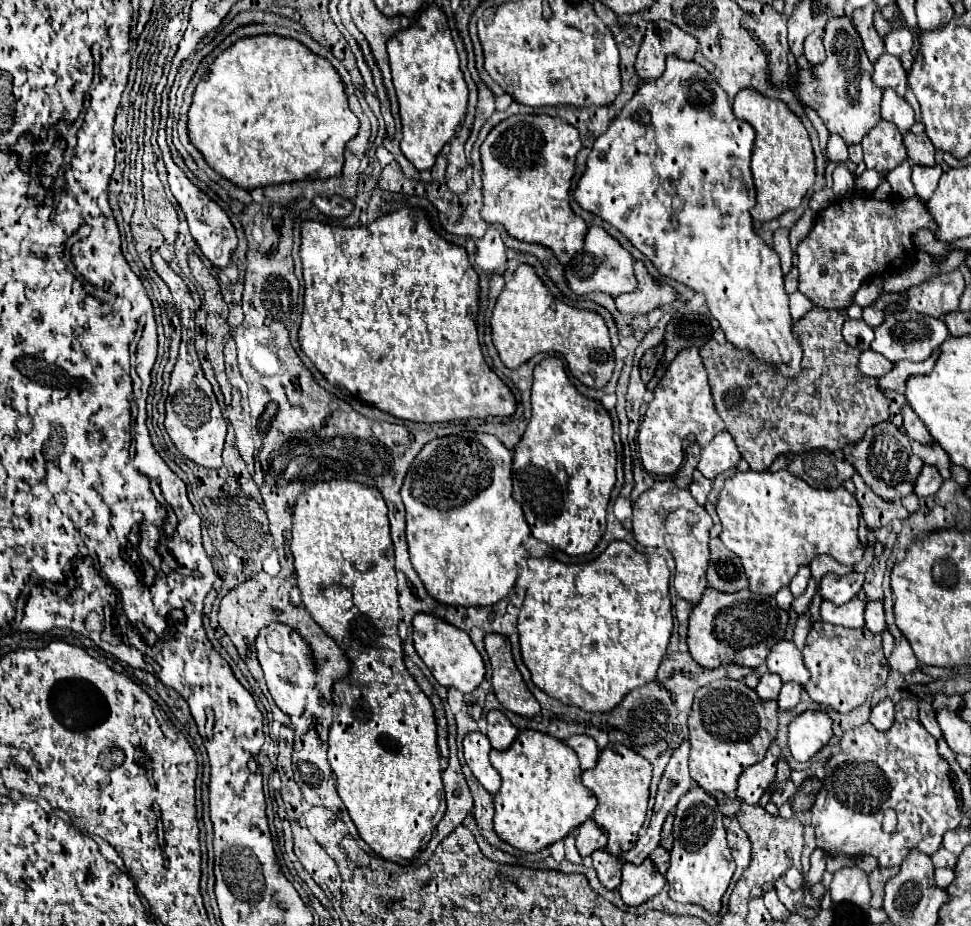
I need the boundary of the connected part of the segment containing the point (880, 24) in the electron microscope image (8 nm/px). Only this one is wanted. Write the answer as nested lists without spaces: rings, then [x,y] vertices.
[[[878,9],[874,14],[874,26],[881,37],[884,37],[887,32],[893,29],[902,29],[904,26],[900,21],[890,23],[883,18],[880,10]]]

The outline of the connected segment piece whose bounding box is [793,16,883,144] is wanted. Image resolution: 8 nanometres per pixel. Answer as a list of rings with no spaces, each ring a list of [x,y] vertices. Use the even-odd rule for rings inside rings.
[[[841,16],[827,22],[825,28],[827,58],[809,70],[797,68],[795,92],[801,104],[813,108],[831,134],[839,134],[847,144],[859,144],[863,136],[881,120],[879,102],[883,90],[871,82],[873,64],[863,52],[863,44],[849,16]]]

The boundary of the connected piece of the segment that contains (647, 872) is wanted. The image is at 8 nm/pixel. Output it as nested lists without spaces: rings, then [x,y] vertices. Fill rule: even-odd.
[[[645,860],[641,866],[623,864],[623,878],[619,886],[619,894],[627,906],[639,906],[661,892],[665,880],[655,868],[651,868],[651,860]]]

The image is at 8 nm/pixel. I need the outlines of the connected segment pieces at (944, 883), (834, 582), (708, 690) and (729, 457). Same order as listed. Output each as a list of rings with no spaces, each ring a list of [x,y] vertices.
[[[951,868],[935,870],[935,884],[939,884],[939,888],[947,888],[953,880],[955,880],[955,870],[951,870]]]
[[[851,572],[845,576],[839,574],[825,574],[819,582],[819,592],[823,600],[833,602],[835,606],[841,606],[845,602],[849,602],[851,598],[855,598],[855,594],[861,590],[863,586],[863,574],[859,572]]]
[[[715,680],[695,692],[689,712],[691,778],[705,790],[721,790],[725,796],[737,790],[737,778],[745,768],[763,760],[777,734],[775,700],[759,700],[759,694],[745,682]]]
[[[719,432],[705,448],[701,448],[701,460],[697,464],[697,470],[713,480],[717,474],[735,468],[739,462],[739,450],[735,448],[735,442],[729,432]]]

